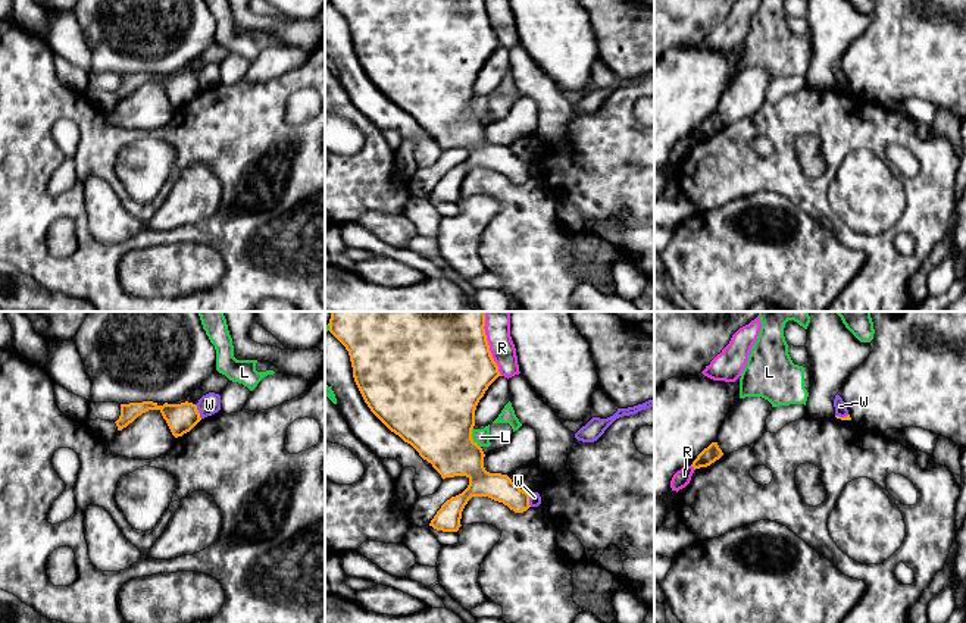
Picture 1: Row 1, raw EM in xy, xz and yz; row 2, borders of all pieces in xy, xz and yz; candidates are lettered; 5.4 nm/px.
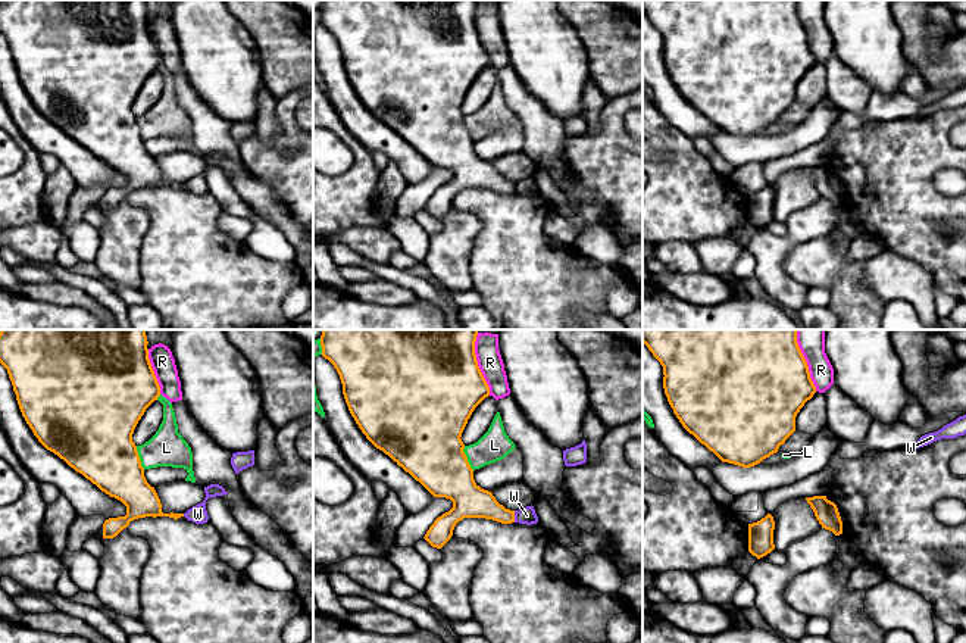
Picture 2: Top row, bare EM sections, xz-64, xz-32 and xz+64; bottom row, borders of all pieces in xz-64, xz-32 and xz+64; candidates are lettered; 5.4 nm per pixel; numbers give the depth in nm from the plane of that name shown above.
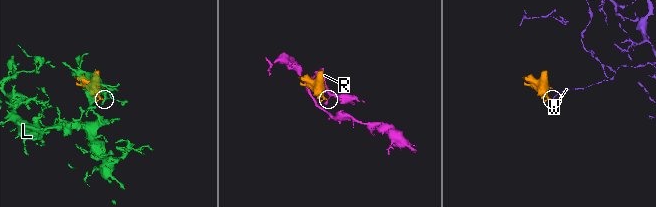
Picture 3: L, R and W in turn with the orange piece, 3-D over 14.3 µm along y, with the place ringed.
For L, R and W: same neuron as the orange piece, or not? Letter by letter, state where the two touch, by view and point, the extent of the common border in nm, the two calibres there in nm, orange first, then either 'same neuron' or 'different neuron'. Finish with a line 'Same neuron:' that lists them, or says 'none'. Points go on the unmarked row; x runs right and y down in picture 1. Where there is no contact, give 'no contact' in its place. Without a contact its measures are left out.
L: contact xz (471, 109); length 120 nm; calibres 440 and 90 nm; different neuron
R: contact xz (490, 24); length 280 nm; calibres 460 and 140 nm; different neuron
W: contact xy (197, 83); length 90 nm; calibres 160 and 120 nm; different neuron
Same neuron: none

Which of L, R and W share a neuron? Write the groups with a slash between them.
L / R / W

